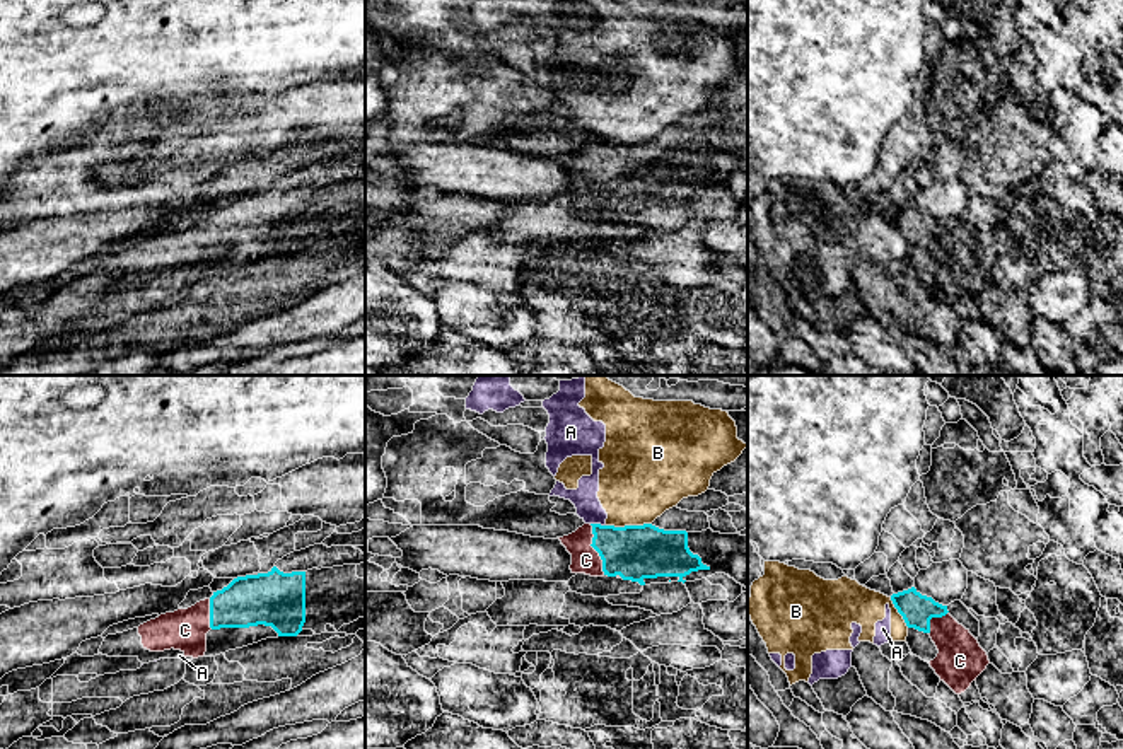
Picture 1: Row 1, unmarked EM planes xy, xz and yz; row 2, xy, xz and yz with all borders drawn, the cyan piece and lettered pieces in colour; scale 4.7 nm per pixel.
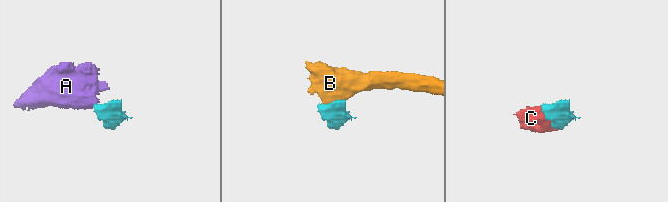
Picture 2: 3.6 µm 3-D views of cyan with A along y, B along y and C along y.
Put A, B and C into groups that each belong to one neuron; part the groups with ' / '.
A B / C

